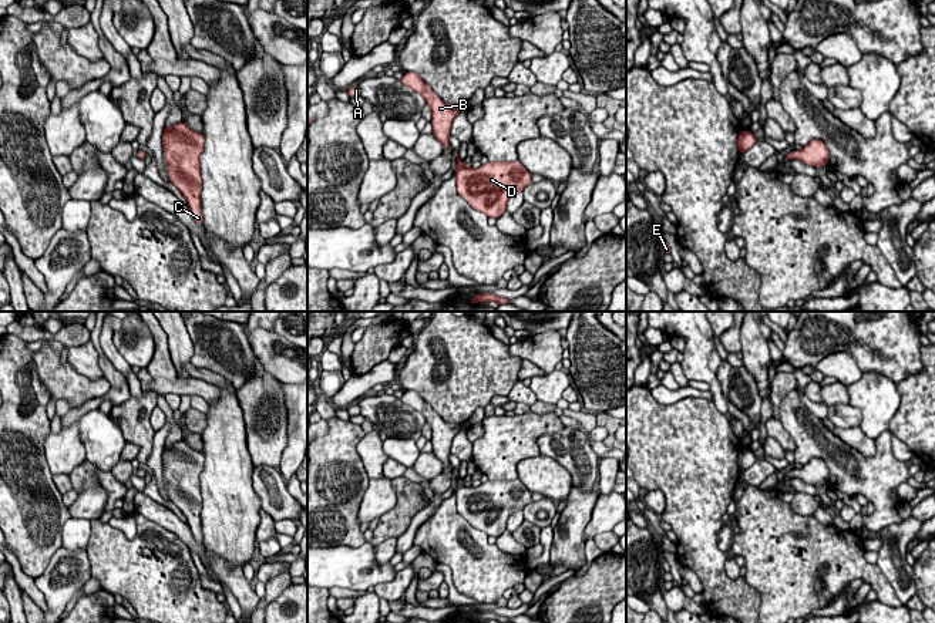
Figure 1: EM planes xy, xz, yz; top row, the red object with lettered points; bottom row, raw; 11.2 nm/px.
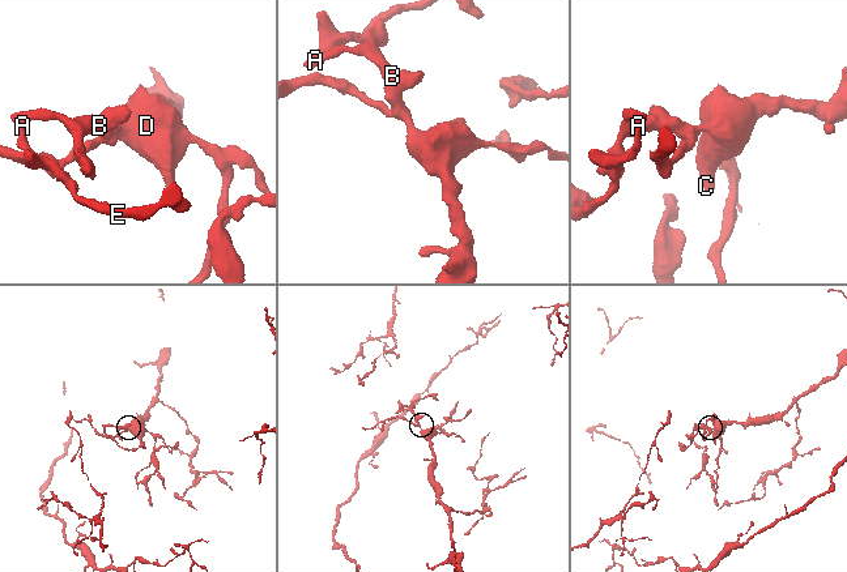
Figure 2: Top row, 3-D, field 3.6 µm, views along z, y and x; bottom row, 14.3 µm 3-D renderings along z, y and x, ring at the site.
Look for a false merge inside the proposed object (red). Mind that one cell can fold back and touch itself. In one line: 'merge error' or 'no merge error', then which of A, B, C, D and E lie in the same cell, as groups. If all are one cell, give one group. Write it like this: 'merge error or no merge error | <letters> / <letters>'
no merge error | A B C D E

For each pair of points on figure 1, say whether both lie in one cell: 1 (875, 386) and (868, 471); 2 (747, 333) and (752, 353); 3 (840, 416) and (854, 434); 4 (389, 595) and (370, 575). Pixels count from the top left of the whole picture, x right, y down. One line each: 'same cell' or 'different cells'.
1: different cells
2: same cell
3: different cells
4: different cells

